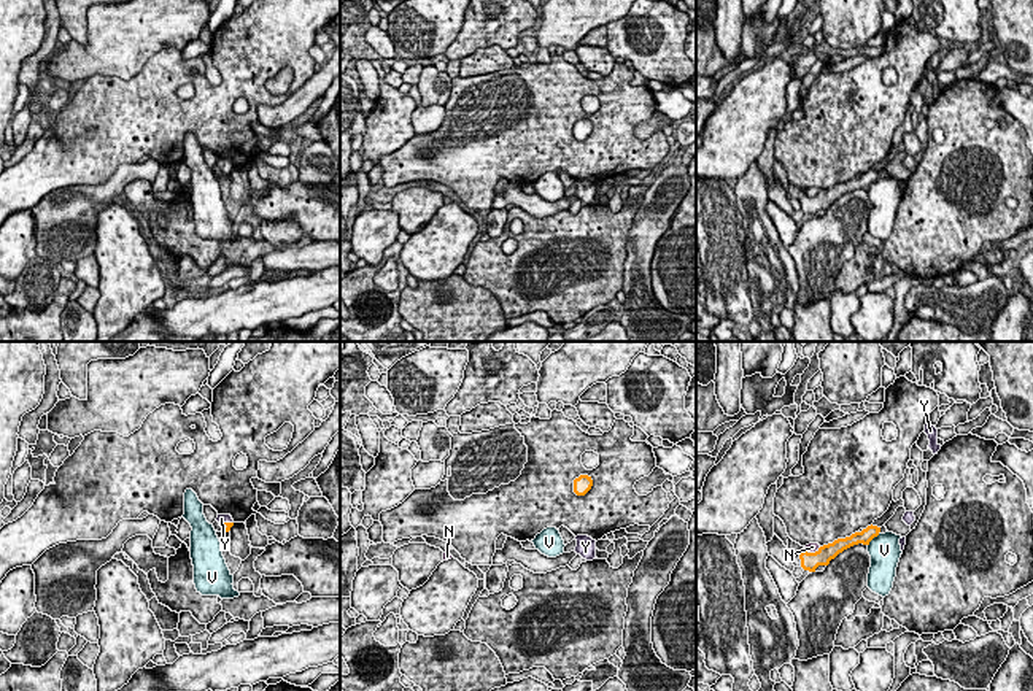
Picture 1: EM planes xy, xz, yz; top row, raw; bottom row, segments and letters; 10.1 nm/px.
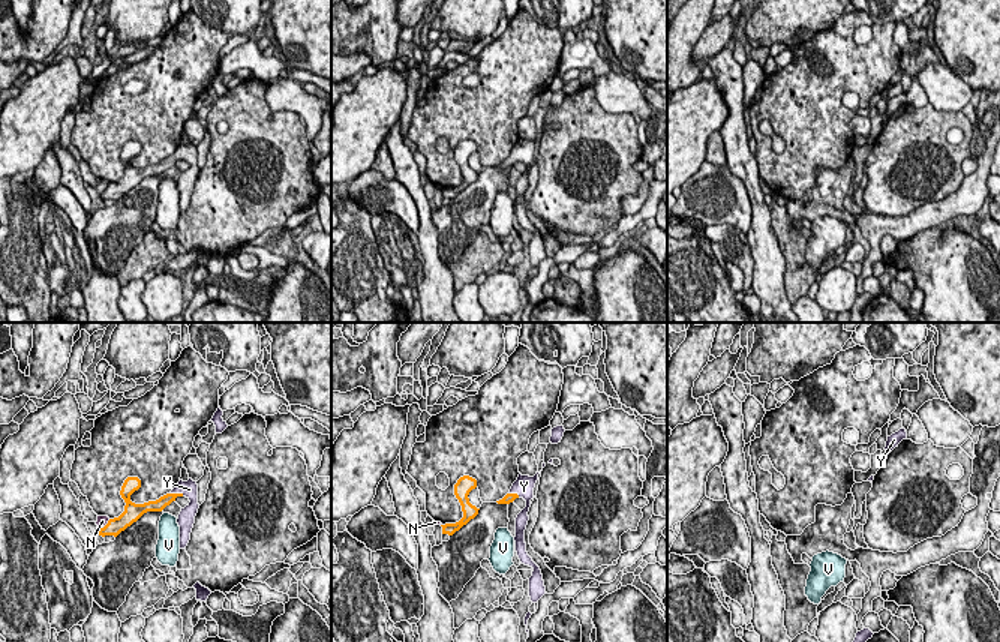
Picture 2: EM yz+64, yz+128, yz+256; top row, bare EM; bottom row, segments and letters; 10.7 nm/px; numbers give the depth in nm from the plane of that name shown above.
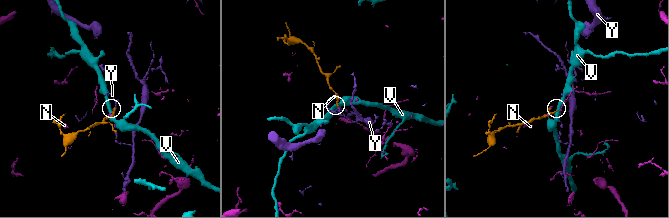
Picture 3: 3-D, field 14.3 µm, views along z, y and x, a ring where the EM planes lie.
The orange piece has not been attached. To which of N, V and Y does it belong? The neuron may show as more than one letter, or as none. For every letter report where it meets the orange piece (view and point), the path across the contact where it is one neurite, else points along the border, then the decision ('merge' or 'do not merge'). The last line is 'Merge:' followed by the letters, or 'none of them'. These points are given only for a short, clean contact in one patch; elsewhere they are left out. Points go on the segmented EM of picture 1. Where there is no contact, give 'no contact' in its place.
N: meets orange in yz at (812, 553); border along yz (820, 547), (814, 552), (804, 550); do not merge
V: meets orange in yz at (873, 537); border along yz (879, 531), (868, 545); do not merge
Y: meets orange in xy at (226, 523); merge
Merge: Y

